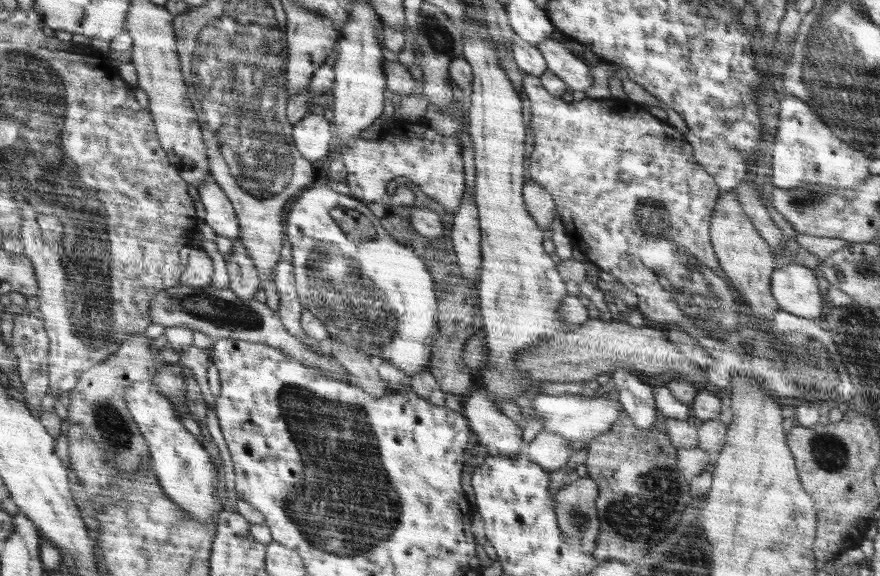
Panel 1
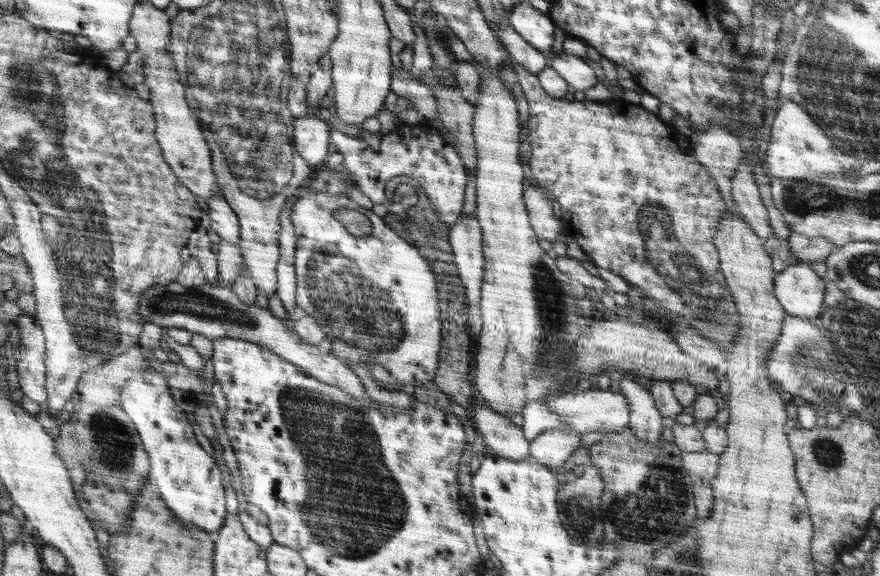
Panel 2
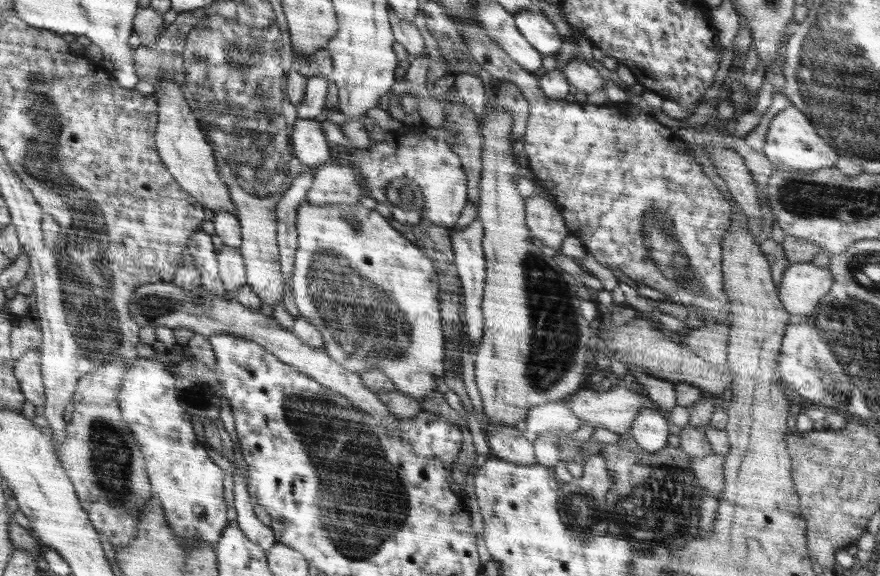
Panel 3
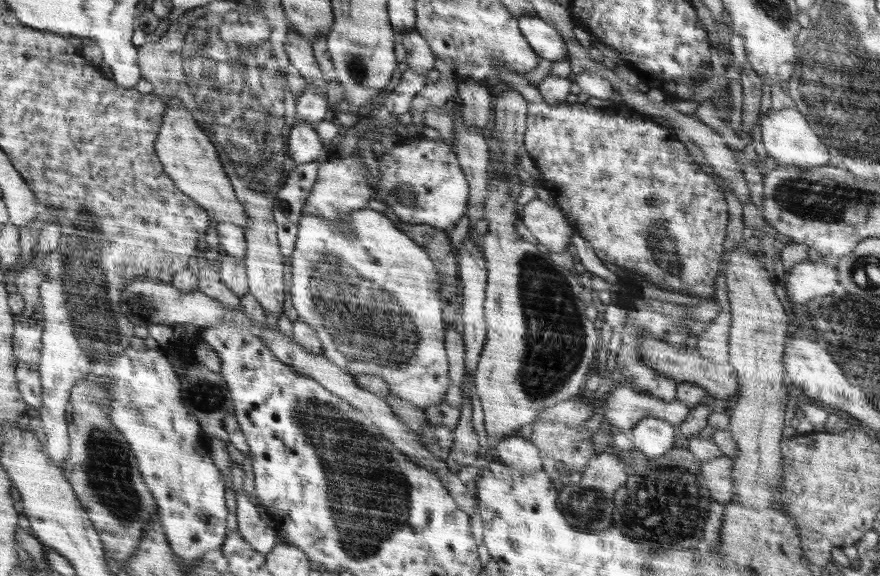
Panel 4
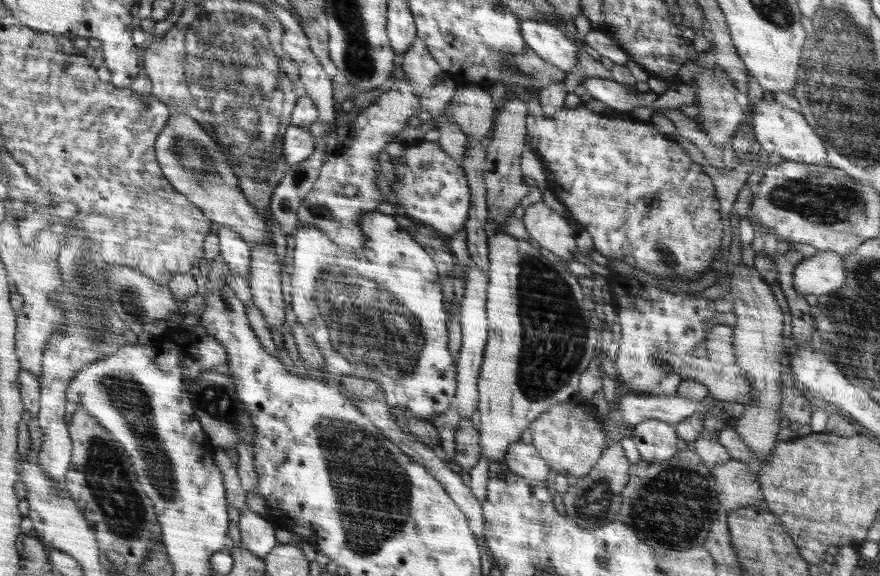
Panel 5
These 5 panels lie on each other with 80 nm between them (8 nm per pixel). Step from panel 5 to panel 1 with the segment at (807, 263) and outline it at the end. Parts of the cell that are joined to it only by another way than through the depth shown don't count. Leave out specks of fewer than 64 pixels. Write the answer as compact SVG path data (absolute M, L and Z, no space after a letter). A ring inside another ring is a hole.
M792 263L775 270L772 290L779 308L790 314L802 318L818 318L822 312L818 282L806 264Z

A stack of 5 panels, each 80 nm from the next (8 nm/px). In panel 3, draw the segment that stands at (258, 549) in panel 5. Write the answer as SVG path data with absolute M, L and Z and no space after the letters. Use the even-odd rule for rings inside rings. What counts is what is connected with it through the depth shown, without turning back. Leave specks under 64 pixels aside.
M236 468L233 474L234 500L233 506L236 508L237 519L235 520L252 542L263 547L265 551L271 549L277 542L273 530L266 526L256 517L254 513L254 502L251 500L251 493L247 489L247 482L243 474Z

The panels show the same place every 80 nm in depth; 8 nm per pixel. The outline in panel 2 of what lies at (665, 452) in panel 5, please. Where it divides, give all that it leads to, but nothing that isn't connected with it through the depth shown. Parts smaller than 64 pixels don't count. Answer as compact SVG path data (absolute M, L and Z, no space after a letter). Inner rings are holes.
M629 377L619 378L620 390L626 394L627 402L630 403L630 425L636 437L648 444L654 444L662 430L662 416L654 406L654 400L649 390L644 390L640 384L636 384Z

